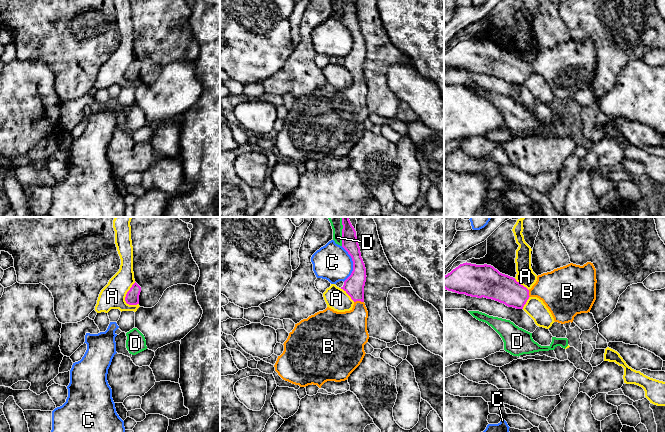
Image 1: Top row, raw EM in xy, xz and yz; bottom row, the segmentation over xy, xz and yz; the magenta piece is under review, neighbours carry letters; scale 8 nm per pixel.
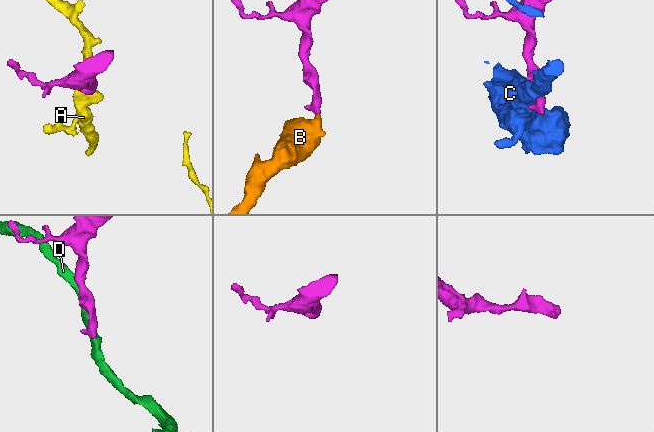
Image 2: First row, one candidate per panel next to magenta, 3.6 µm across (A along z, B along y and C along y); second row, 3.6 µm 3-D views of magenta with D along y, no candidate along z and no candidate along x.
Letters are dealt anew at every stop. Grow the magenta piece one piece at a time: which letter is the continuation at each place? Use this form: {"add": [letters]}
{"add": ["B"]}

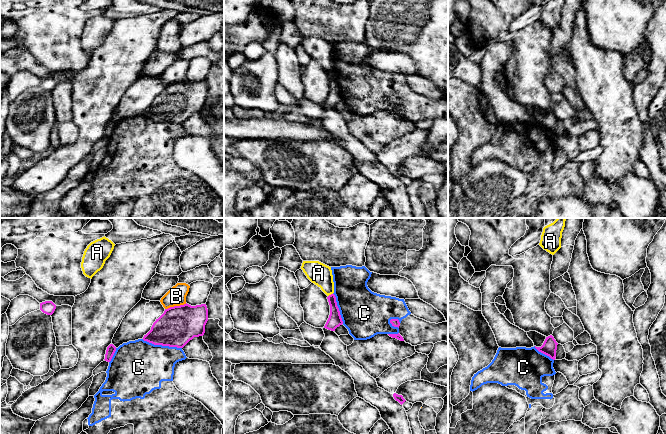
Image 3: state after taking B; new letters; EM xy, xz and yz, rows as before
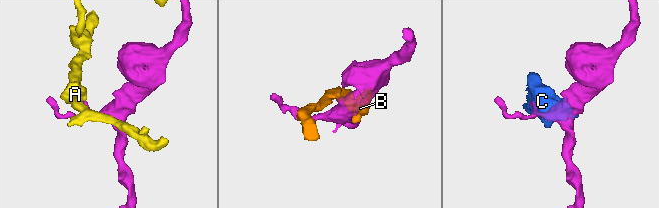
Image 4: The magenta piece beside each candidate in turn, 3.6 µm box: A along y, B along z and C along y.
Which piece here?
{"add": []}

